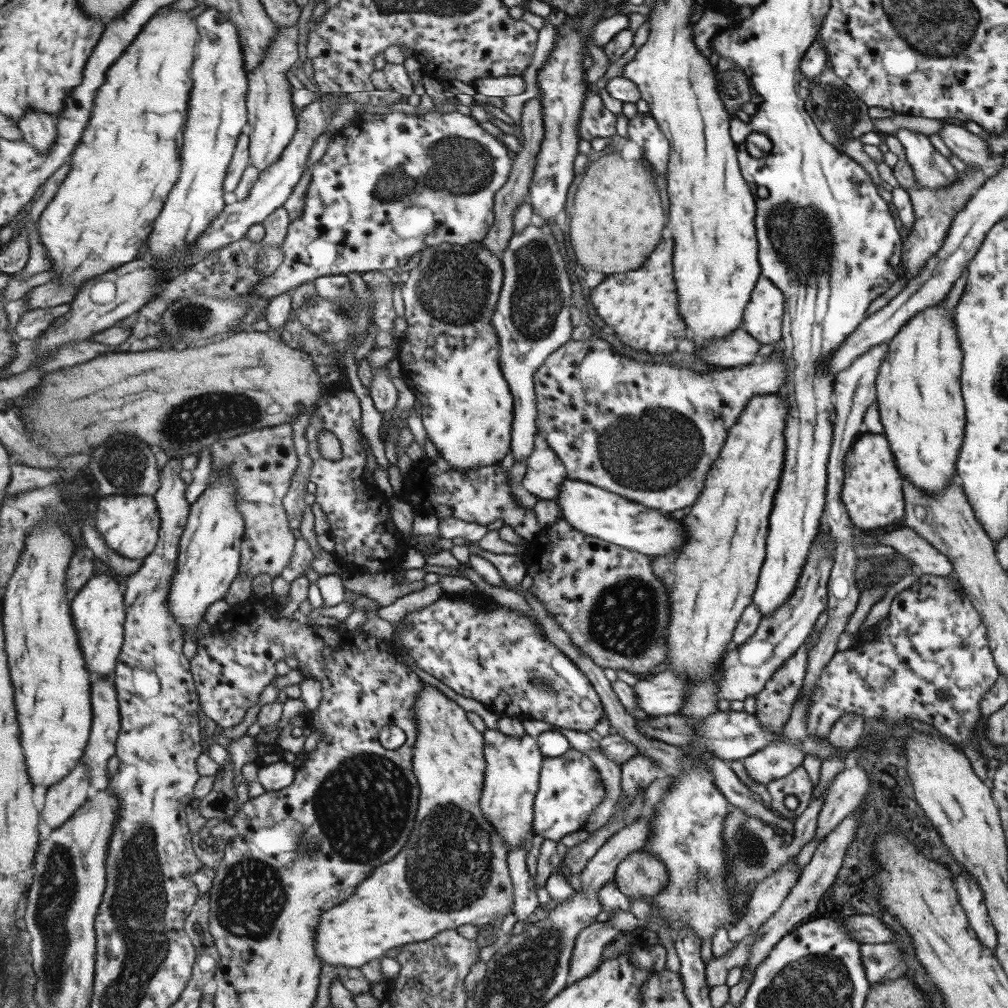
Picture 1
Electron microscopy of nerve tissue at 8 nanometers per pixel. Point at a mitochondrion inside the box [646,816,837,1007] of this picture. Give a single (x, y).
(747, 848)

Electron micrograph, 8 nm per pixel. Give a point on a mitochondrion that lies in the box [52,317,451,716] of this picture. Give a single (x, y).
(198, 418)

